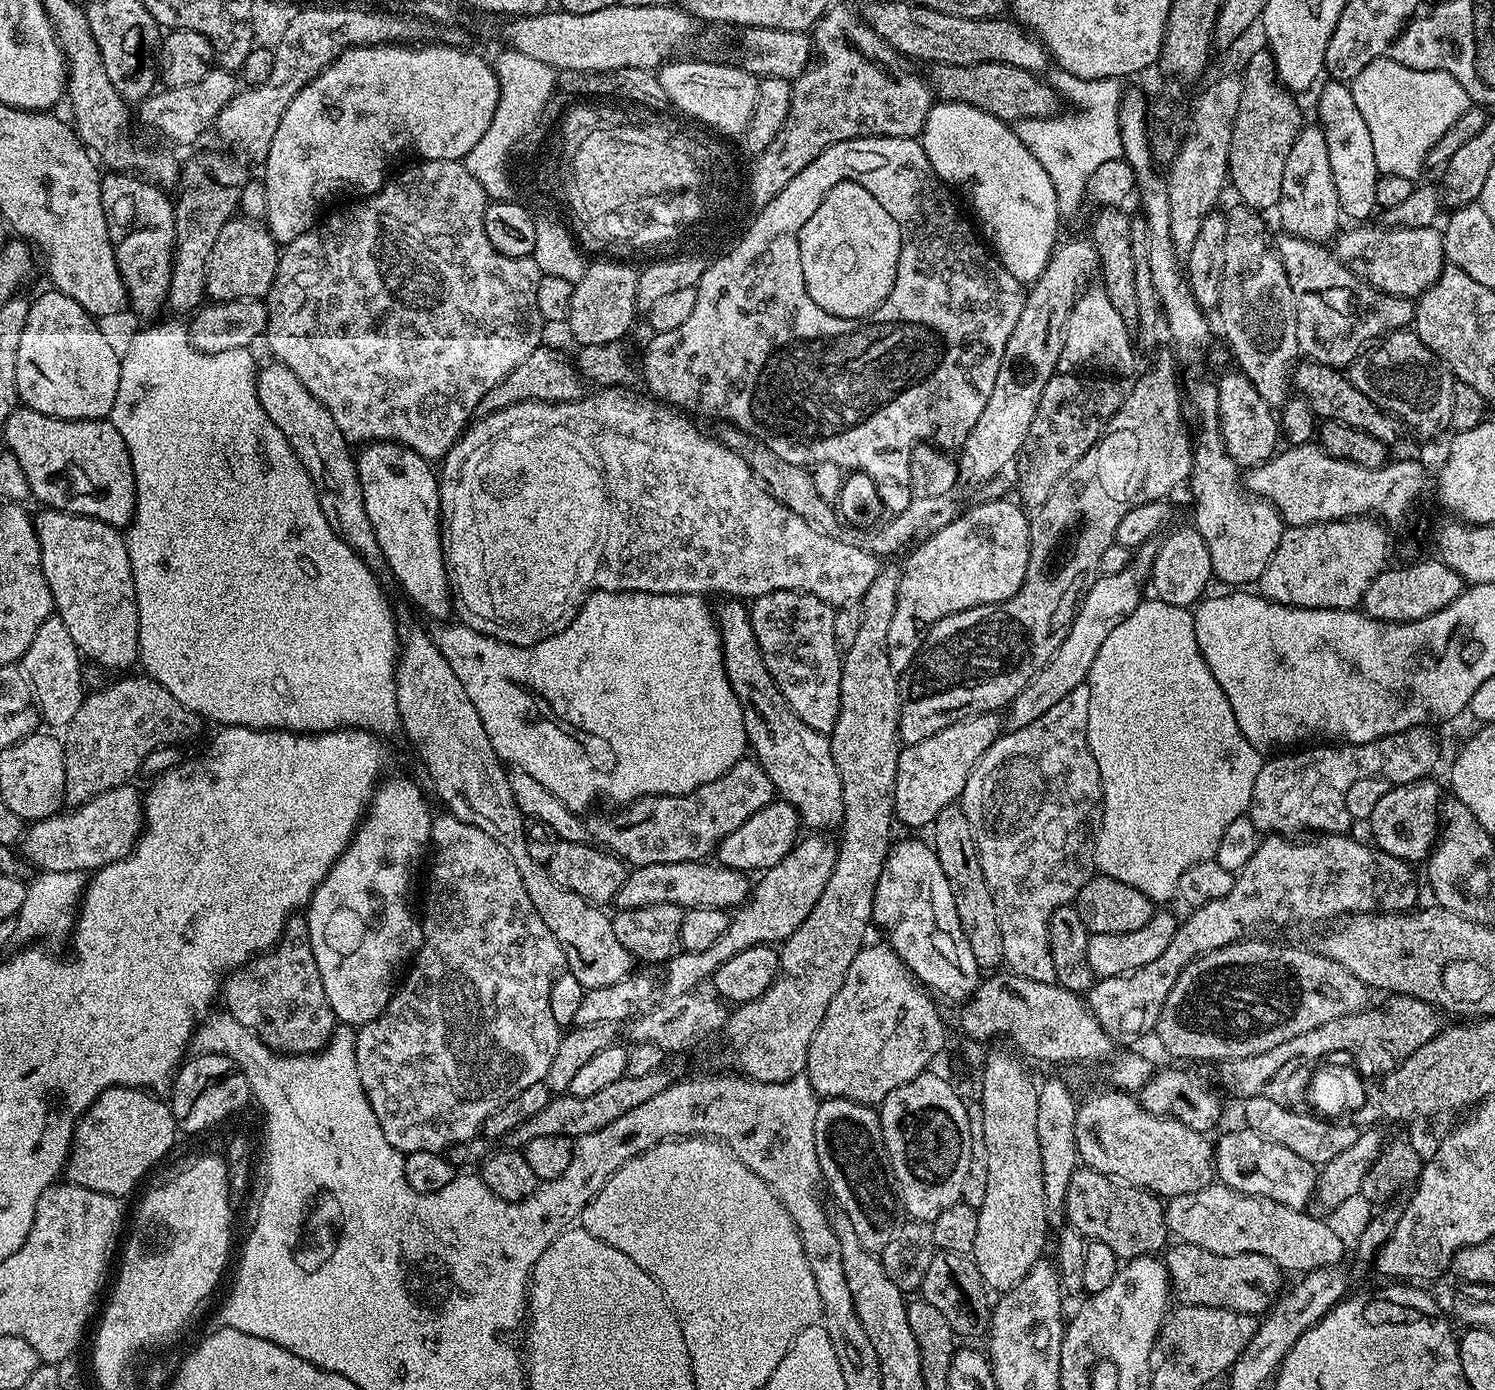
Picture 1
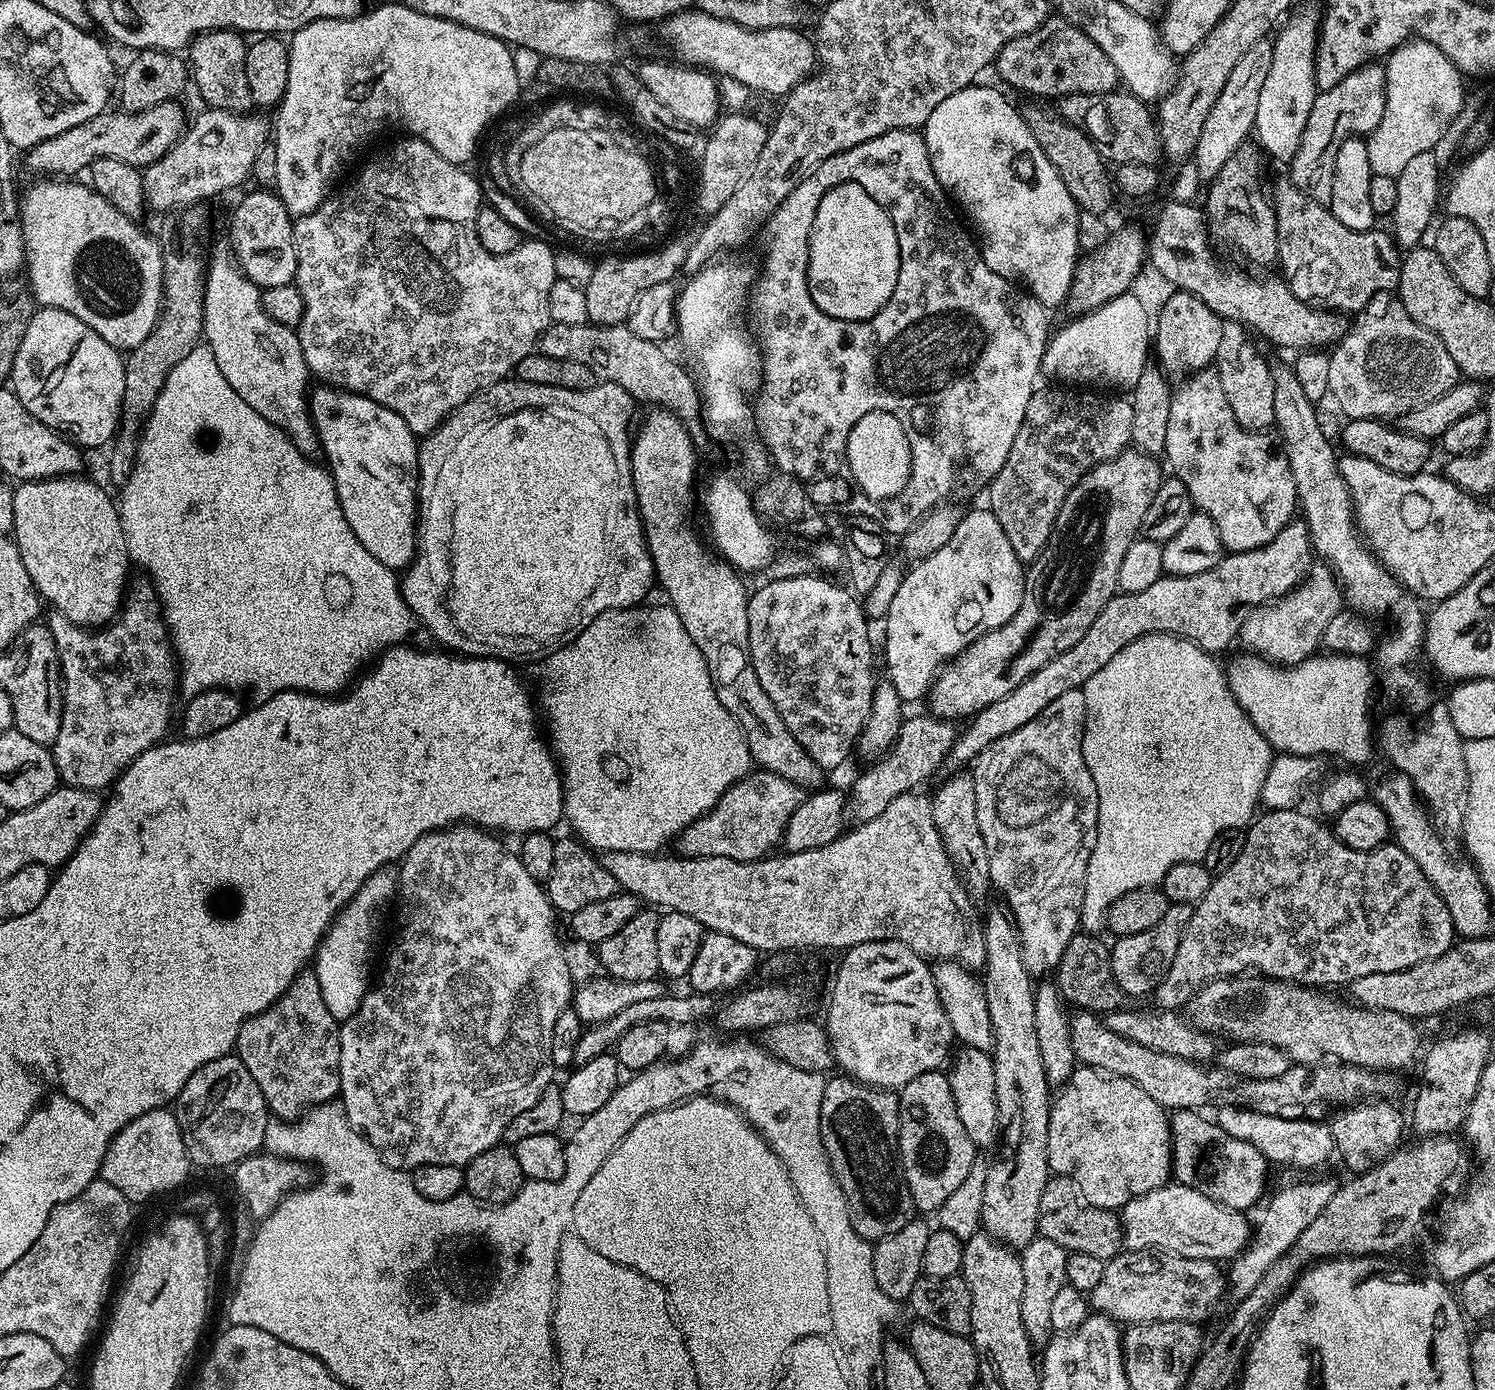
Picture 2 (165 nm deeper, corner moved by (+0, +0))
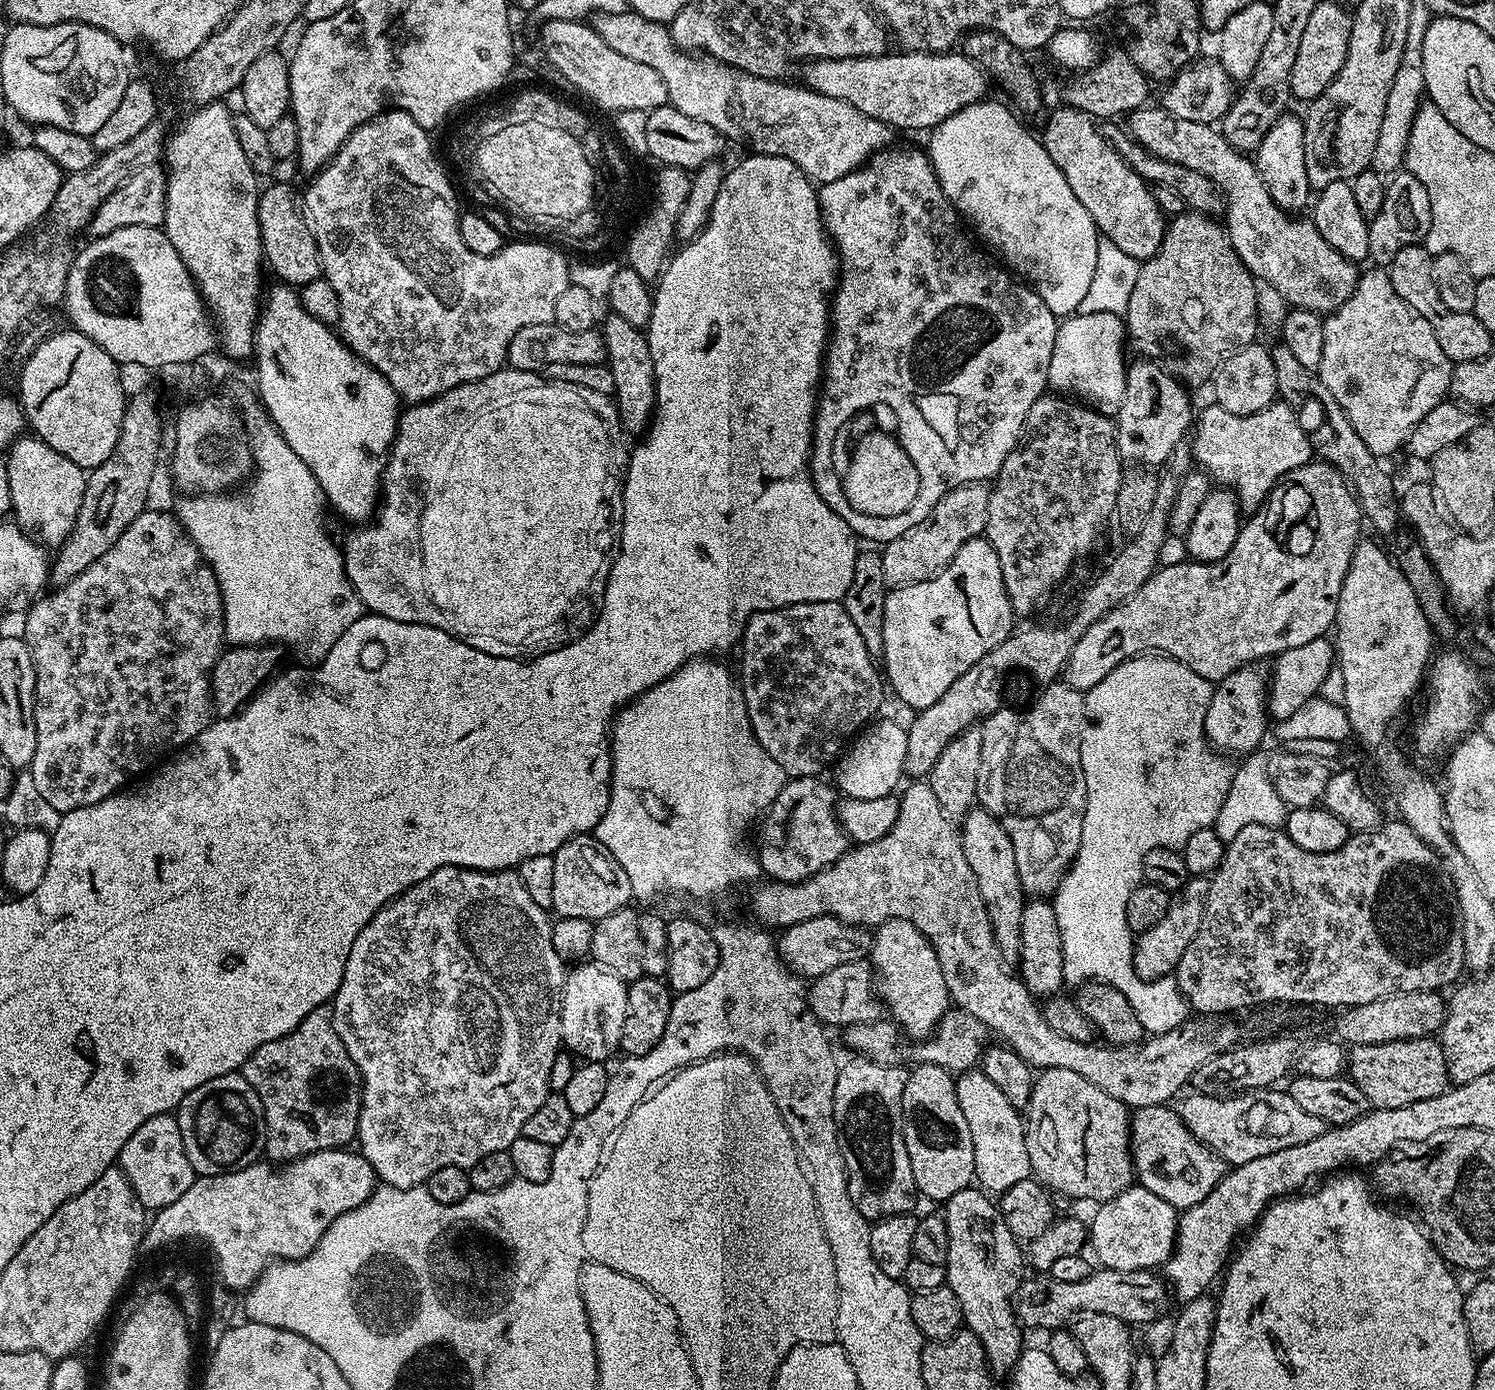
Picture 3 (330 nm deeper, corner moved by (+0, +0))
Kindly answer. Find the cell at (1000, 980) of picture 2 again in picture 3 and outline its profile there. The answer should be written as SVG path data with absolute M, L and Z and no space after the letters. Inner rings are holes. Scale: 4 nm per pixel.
M974 806L965 814L958 831L966 863L978 882L978 894L982 894L982 902L990 918L990 930L994 930L994 942L1005 964L1019 965L1022 910L1026 903L1026 893L1018 878L1018 862L1014 862L1014 842L1010 842L1010 834L1002 830L998 817L979 806Z

